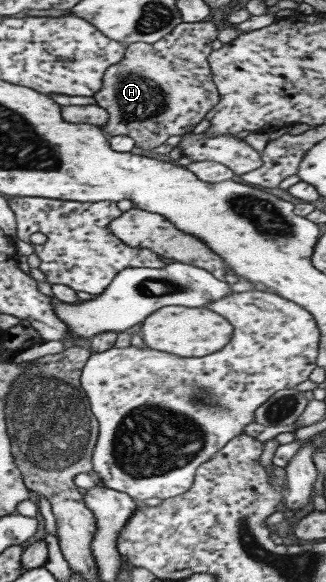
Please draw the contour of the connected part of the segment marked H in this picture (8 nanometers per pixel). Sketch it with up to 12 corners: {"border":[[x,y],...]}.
{"border":[[218,28],[128,44],[93,95],[108,136],[142,150],[219,101]]}

